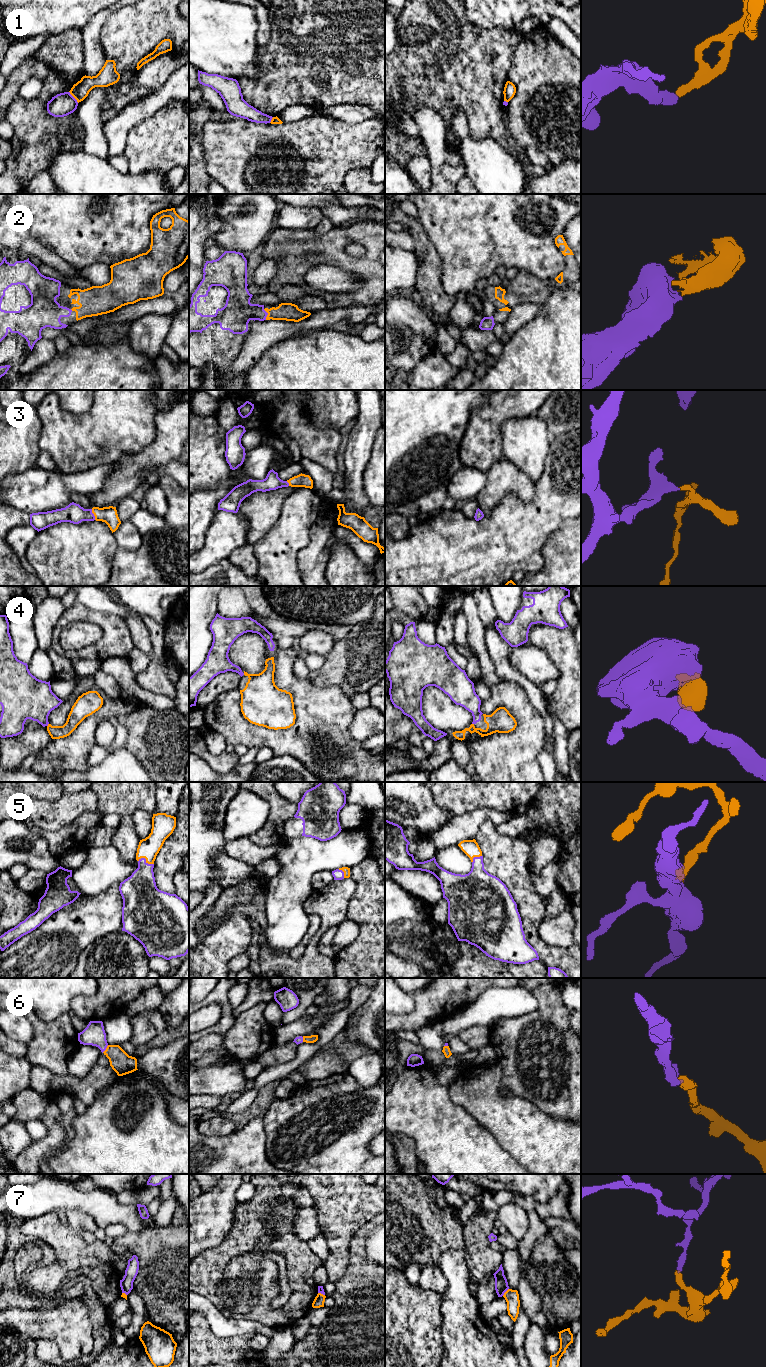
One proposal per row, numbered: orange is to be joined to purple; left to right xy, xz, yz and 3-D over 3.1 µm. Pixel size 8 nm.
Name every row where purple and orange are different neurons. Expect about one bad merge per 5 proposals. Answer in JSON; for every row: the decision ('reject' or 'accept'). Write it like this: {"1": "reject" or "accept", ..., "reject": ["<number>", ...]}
{"1": "reject", "2": "accept", "3": "accept", "4": "accept", "5": "accept", "6": "accept", "7": "reject", "reject": ["1", "7"]}

